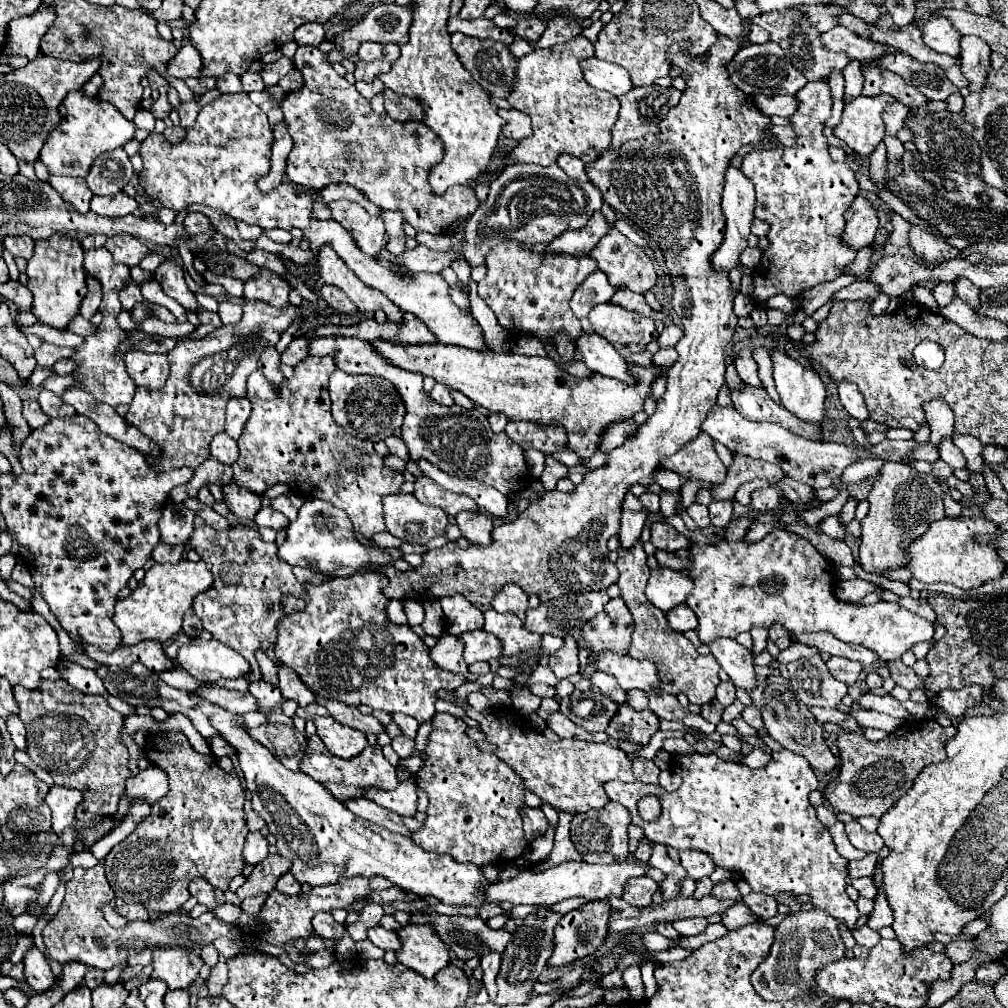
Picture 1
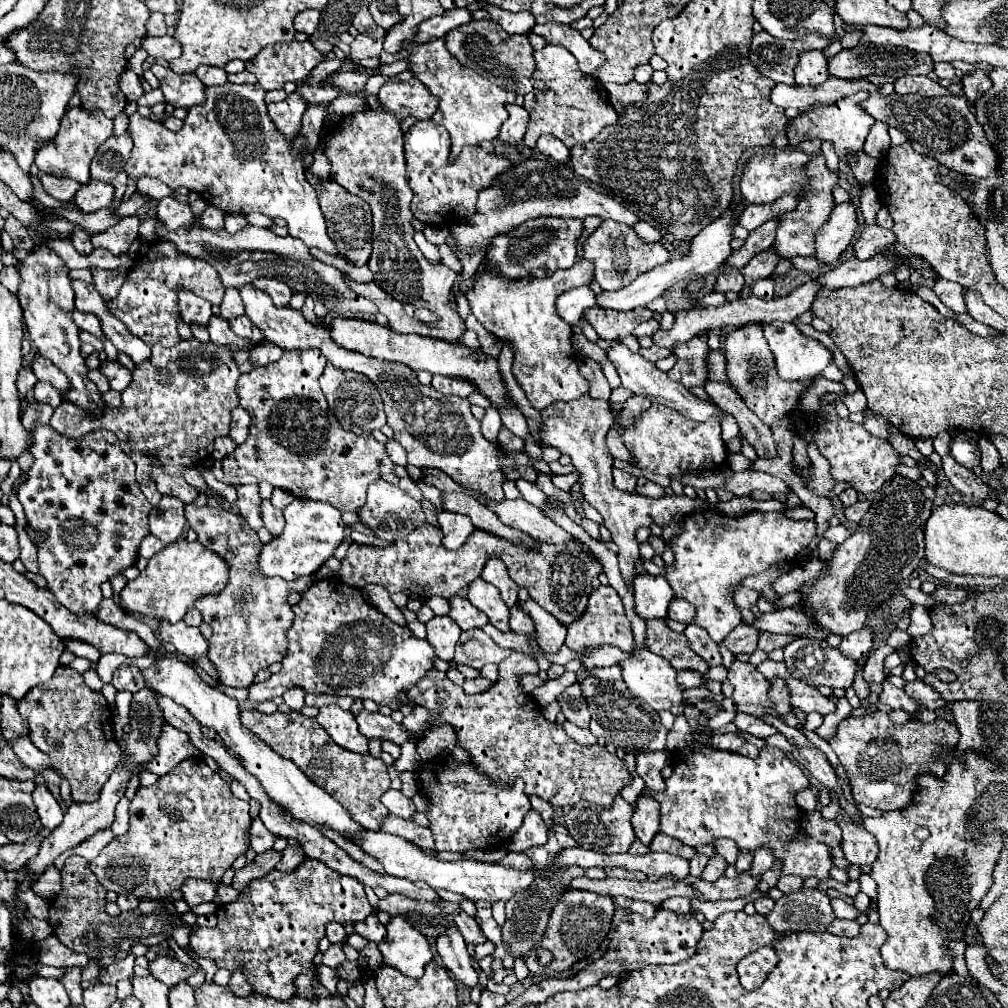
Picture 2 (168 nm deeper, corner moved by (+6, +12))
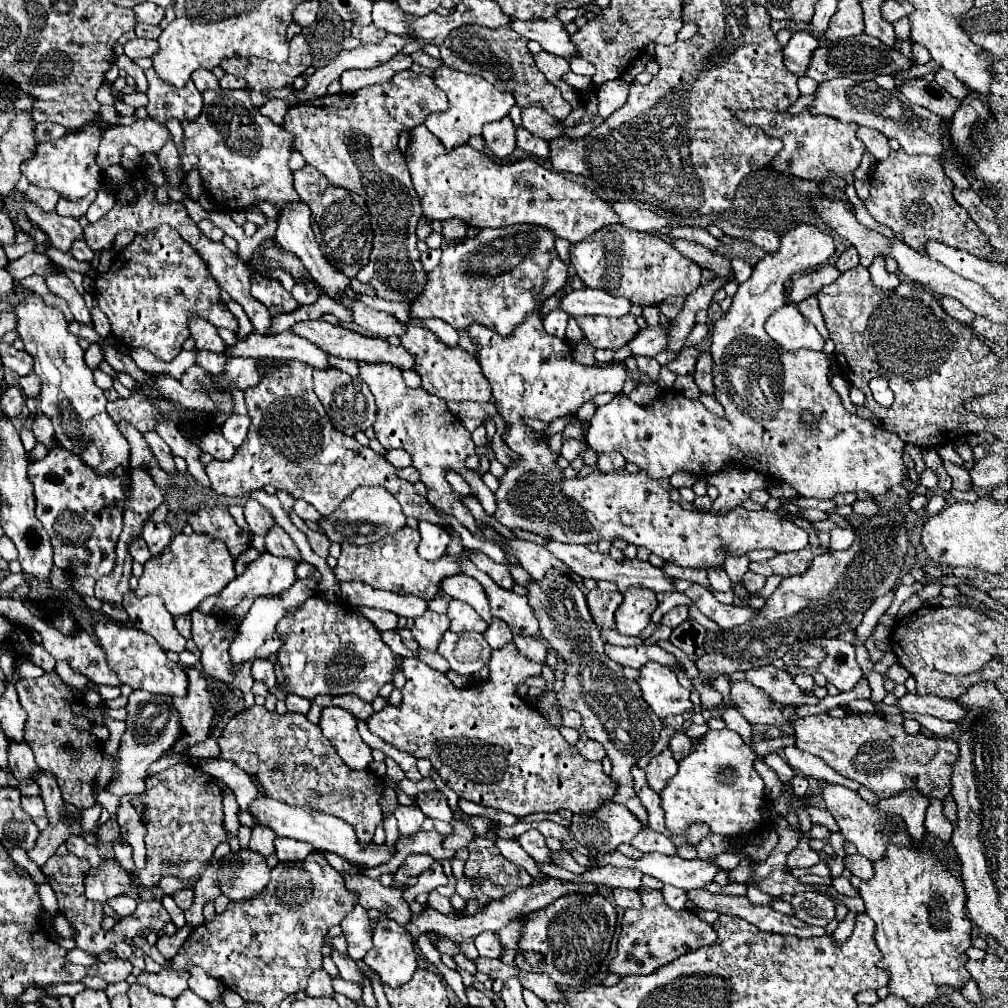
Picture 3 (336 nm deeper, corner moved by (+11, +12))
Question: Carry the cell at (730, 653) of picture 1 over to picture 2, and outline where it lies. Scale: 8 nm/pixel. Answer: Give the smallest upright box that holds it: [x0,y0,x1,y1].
[728,658,772,716]

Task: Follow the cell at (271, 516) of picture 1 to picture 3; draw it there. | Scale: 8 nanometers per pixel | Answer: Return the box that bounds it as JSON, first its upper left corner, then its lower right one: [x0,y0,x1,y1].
[265,526,301,564]

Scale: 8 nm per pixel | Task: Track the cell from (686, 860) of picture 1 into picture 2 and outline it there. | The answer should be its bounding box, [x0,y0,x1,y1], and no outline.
[650,834,696,860]

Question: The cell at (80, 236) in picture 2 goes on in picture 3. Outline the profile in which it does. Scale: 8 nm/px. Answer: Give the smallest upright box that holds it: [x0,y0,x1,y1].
[69,240,95,262]

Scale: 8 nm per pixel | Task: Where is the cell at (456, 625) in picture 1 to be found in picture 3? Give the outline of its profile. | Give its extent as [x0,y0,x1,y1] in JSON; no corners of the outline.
[447,600,487,634]

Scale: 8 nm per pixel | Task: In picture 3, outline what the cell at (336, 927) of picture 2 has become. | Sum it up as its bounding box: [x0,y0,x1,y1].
[331,950,363,986]

